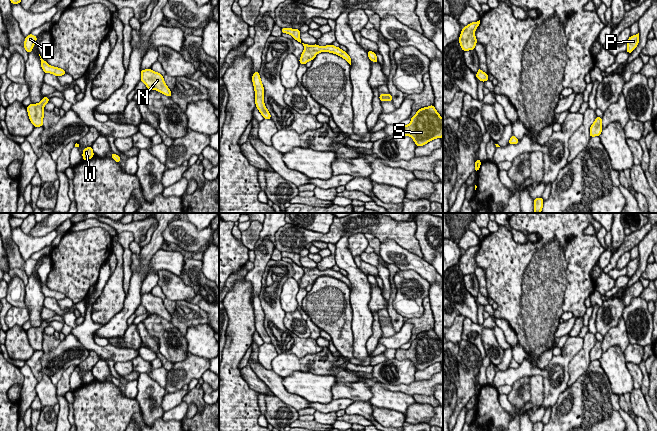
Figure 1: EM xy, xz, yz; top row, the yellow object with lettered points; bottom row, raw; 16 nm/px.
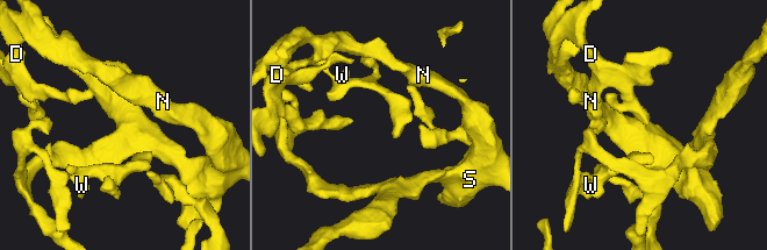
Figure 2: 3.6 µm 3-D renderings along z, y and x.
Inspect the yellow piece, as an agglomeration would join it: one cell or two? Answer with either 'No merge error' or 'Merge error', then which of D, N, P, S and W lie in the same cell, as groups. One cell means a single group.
No merge error. Groups: D N P S W

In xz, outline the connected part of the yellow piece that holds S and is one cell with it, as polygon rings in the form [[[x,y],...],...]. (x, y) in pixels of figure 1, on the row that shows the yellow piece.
[[[434,105],[417,110],[408,125],[398,125],[395,135],[410,136],[416,146],[423,146],[429,141],[443,137],[443,118]]]

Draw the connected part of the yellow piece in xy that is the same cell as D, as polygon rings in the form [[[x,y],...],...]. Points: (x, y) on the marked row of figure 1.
[[[29,34],[28,36],[26,36],[24,41],[24,48],[26,49],[28,53],[32,51],[36,40],[37,40],[37,37],[32,34]]]

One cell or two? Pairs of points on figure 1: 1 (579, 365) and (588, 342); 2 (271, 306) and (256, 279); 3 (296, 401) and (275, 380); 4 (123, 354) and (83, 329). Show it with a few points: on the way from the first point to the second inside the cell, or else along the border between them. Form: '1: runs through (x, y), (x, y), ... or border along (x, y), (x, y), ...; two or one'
1: runs through (582, 359), (586, 348); one
2: border along (267, 264), (258, 295); two
3: runs through (290, 399), (276, 386); one
4: runs through (112, 352), (100, 351), (88, 340); one

